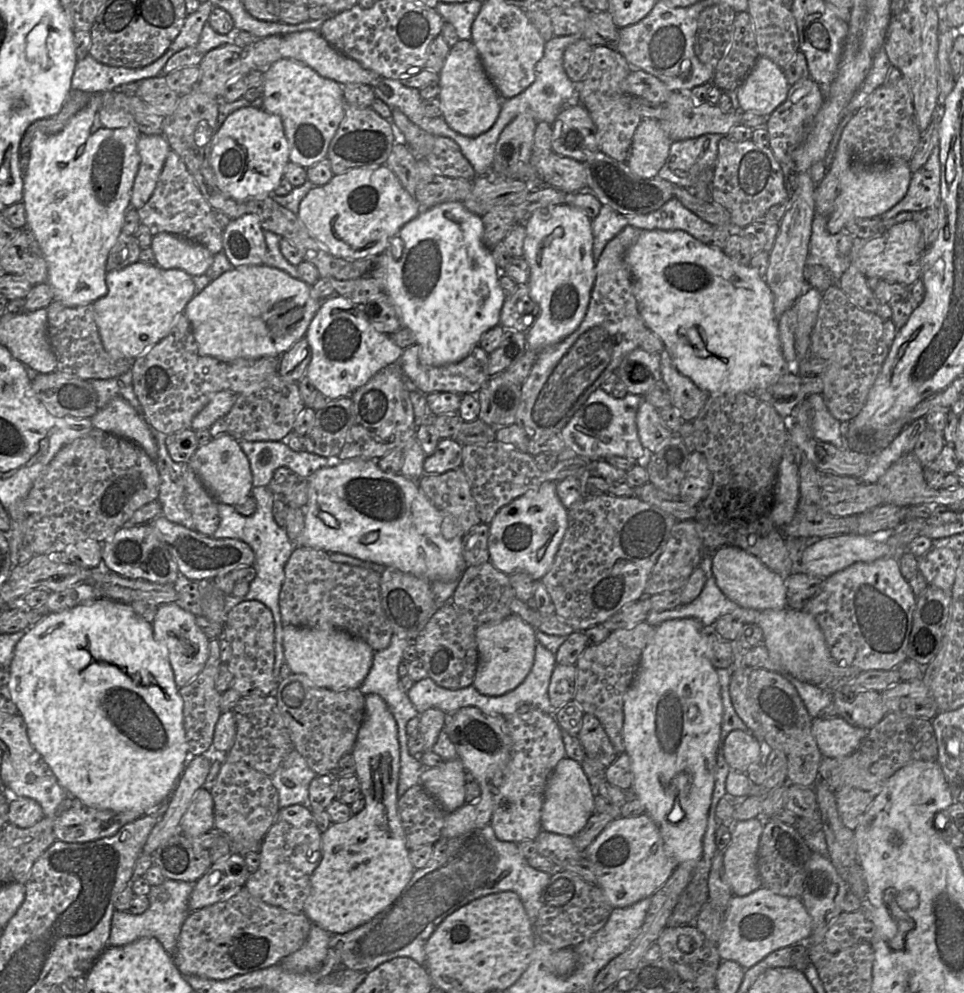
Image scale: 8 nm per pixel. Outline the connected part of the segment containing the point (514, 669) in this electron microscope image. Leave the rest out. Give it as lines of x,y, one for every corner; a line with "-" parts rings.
511,614
501,622
476,629
478,667
472,684
481,694
502,696
516,689
530,673
535,659
537,630
519,615

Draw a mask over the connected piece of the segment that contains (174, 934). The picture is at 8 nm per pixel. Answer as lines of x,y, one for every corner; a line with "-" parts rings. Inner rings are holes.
165,879
161,884
151,886
147,895
148,909
139,915
114,910
111,921
109,947
121,947
141,938
157,939
165,951
173,957
176,951
180,929
188,915
188,900
194,883

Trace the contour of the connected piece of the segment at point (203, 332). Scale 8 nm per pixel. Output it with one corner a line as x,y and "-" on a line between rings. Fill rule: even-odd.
266,265
237,266
212,280
200,293
195,294
186,305
184,314
192,326
195,341
202,354
221,361
232,361
238,358
258,359
262,357
280,357
284,352
290,349
294,343
305,337
309,324
320,305
321,302
312,297
311,287
309,285
300,279
291,277
280,269

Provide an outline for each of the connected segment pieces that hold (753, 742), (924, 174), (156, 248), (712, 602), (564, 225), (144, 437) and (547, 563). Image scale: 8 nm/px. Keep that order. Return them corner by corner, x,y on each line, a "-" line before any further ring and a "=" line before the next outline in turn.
733,730
728,734
723,754
731,770
743,773
762,759
760,742
750,732
742,730
=
938,143
934,146
926,163
919,170
912,173
909,187
904,198
891,209
889,209
882,215
874,218
879,218
884,223
887,223
890,219
892,219
894,216
898,215
901,212
919,212
926,210
930,207
937,207
940,198
941,179
939,154
940,149
=
168,232
155,234
151,248
157,266
181,269
191,276
205,274
215,256
205,246
=
706,549
699,567
706,576
700,595
691,603
672,610
651,611
645,622
656,627
667,620
690,618
699,621
706,628
712,627
724,615
734,615
738,616
744,625
755,623
758,610
741,607
728,599
718,588
712,574
712,553
=
549,205
535,210
525,221
523,258
530,268
528,289
531,299
538,306
538,316
526,332
528,349
540,352
545,347
557,344
571,335
583,321
595,283
595,260
593,258
593,234
591,220
573,206
=
113,398
89,419
94,428
136,443
156,462
158,446
150,427
124,398
=
546,481
538,488
503,506
490,523
490,562
508,576
524,572
534,581
550,571
568,528
568,509
557,495
557,482

